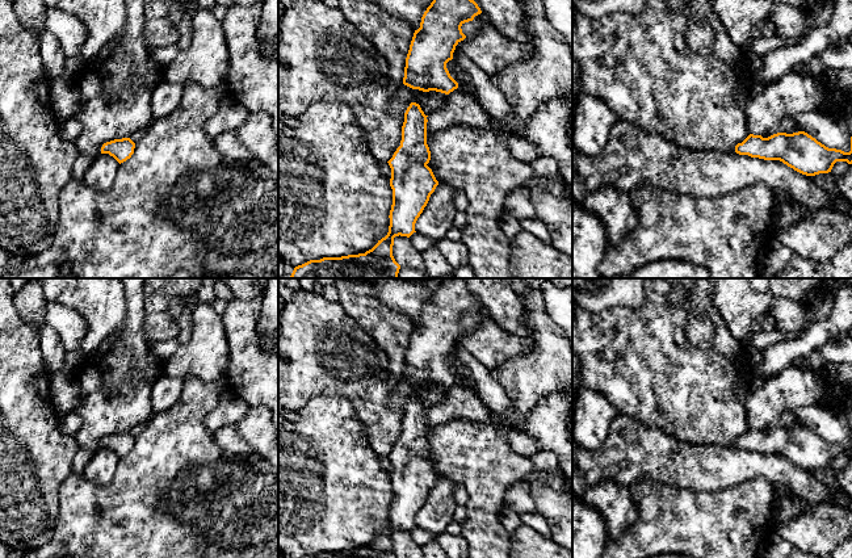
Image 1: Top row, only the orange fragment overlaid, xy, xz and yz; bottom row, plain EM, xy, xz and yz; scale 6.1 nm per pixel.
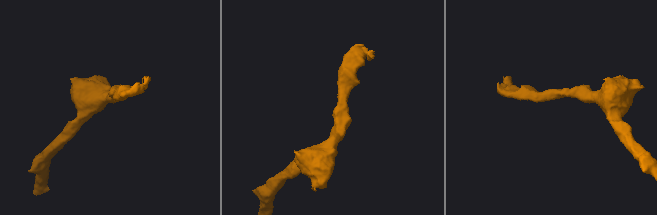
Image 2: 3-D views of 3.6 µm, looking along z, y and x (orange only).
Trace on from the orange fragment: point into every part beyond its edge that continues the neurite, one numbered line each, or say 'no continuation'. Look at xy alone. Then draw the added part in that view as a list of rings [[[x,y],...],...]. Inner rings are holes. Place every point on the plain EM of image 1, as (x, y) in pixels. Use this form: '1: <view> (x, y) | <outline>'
no continuation

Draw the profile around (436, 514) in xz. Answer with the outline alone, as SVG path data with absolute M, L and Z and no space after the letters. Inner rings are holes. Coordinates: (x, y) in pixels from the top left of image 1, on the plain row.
M438 478L436 481L415 517L415 525L417 528L425 529L435 536L446 530L446 526L453 521L457 508L454 487L456 484L448 478Z

